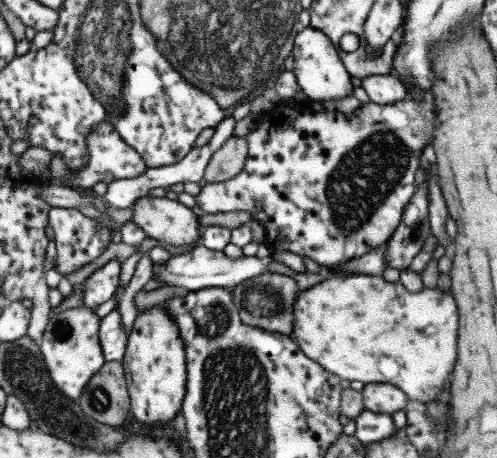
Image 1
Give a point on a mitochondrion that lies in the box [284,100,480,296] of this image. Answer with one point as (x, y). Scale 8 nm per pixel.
(379, 164)

